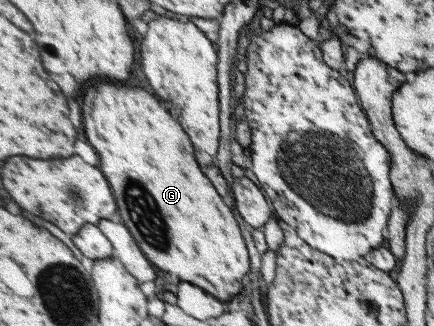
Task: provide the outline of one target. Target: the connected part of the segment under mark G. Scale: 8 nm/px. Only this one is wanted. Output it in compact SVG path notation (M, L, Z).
M105 82L105 84L93 86L93 88L89 90L89 94L85 96L85 128L87 128L87 132L89 132L91 144L99 150L99 154L101 154L101 158L103 158L103 166L101 166L101 168L105 170L105 174L109 174L109 182L113 180L113 190L117 190L117 194L119 194L121 212L123 212L121 222L125 222L131 226L130 229L135 232L135 238L139 240L139 246L141 246L142 250L145 250L145 254L147 254L157 266L161 266L163 270L167 270L167 272L171 272L171 274L177 274L177 276L181 276L183 280L193 282L193 284L205 288L207 292L215 294L215 296L221 298L221 300L232 299L235 294L243 292L241 290L241 288L243 288L243 286L241 286L241 280L243 280L243 276L249 272L249 252L247 252L247 246L245 246L245 242L243 242L241 230L239 230L239 226L237 226L237 222L235 222L235 218L233 218L231 208L225 206L224 196L219 194L220 191L218 188L215 188L215 184L211 182L211 178L201 170L201 164L199 164L199 160L197 160L197 150L195 150L195 144L193 144L189 132L187 132L187 130L183 128L183 124L163 106L163 102L161 102L155 94L151 94L149 90L145 90L145 88L129 88L129 86L117 86L117 84Z

